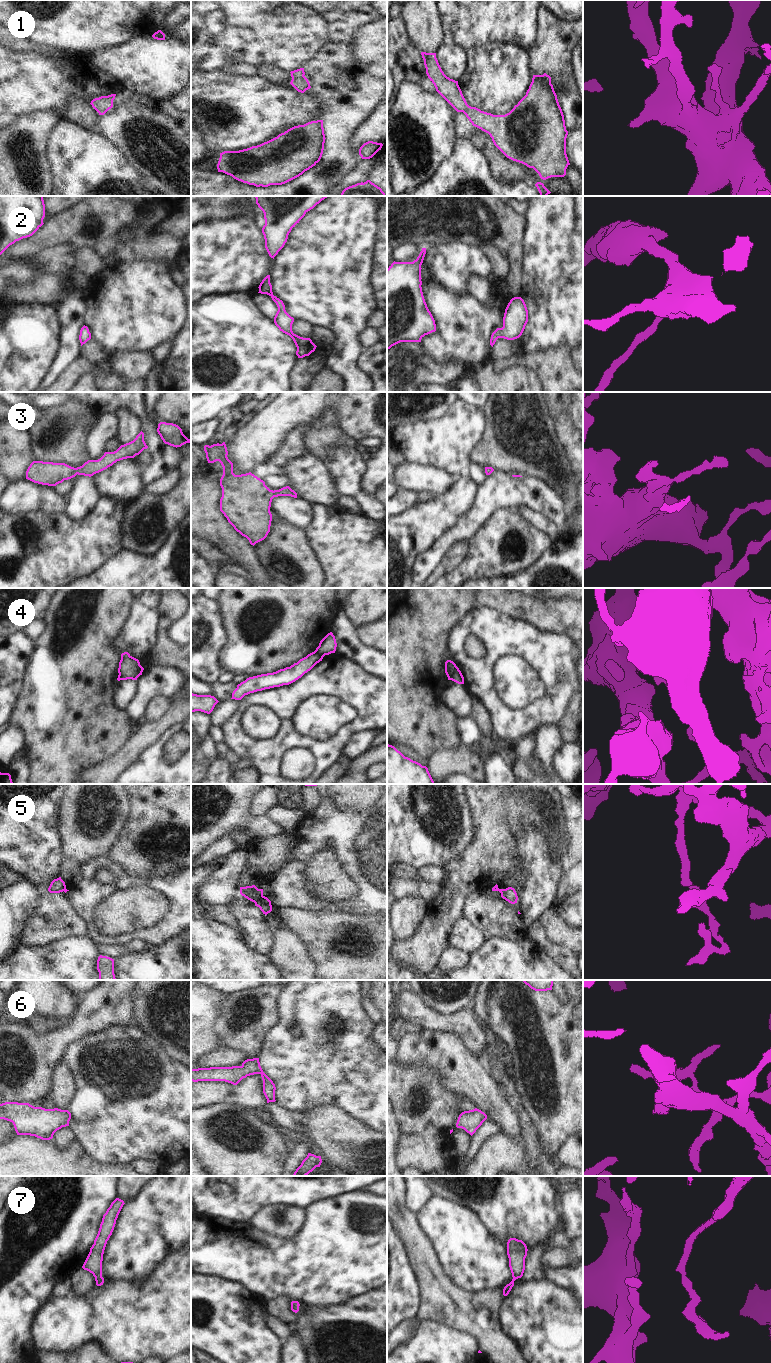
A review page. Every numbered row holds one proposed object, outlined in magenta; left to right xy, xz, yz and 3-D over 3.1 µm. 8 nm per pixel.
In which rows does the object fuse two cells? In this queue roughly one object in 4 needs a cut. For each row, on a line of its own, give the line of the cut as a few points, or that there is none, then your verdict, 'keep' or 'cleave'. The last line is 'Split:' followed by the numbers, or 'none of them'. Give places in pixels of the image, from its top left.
1: no cut | keep
2: no cut | keep
3: no cut | keep
4: yz (456, 666), (449, 679) | cleave
5: xz (262, 895), (254, 902) | cleave
6: no cut | keep
7: no cut | keep
Split: 4, 5

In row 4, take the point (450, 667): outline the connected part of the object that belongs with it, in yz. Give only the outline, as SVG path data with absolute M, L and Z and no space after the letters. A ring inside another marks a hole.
M447 660L445 662L445 673L448 677L448 680L450 680L451 675L455 672L455 670L456 670L456 664L451 660Z

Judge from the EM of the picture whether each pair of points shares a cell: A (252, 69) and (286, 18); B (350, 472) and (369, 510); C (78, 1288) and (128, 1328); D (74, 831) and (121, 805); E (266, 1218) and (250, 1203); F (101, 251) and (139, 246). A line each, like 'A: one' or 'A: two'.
A: two
B: one
C: two
D: one
E: two
F: one

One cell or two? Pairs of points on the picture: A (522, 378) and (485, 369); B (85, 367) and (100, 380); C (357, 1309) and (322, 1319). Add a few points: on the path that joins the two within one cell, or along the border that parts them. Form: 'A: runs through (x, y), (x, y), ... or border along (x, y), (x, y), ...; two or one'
A: runs through (513, 378), (494, 378); one
B: runs through (89, 367), (98, 376); one
C: runs through (348, 1318), (331, 1319); one

